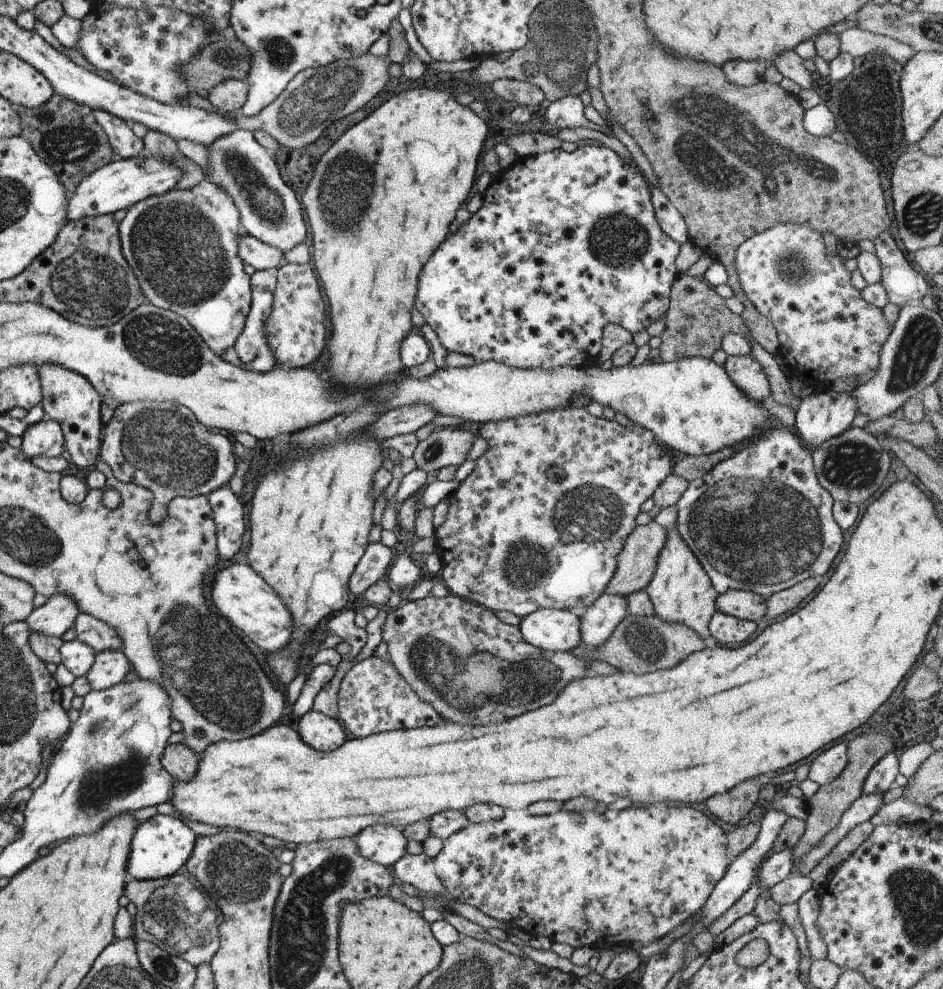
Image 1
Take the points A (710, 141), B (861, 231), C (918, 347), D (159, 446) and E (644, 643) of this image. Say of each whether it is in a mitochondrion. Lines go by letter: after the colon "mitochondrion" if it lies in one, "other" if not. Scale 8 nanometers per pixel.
A: mitochondrion
B: other
C: mitochondrion
D: mitochondrion
E: mitochondrion

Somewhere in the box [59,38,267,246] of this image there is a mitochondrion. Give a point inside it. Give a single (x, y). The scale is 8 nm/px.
(231, 59)

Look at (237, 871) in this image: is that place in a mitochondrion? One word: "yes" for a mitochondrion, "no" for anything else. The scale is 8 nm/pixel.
yes

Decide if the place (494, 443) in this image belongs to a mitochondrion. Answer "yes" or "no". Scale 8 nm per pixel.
no

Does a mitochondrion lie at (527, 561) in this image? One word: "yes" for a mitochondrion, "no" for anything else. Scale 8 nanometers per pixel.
yes

